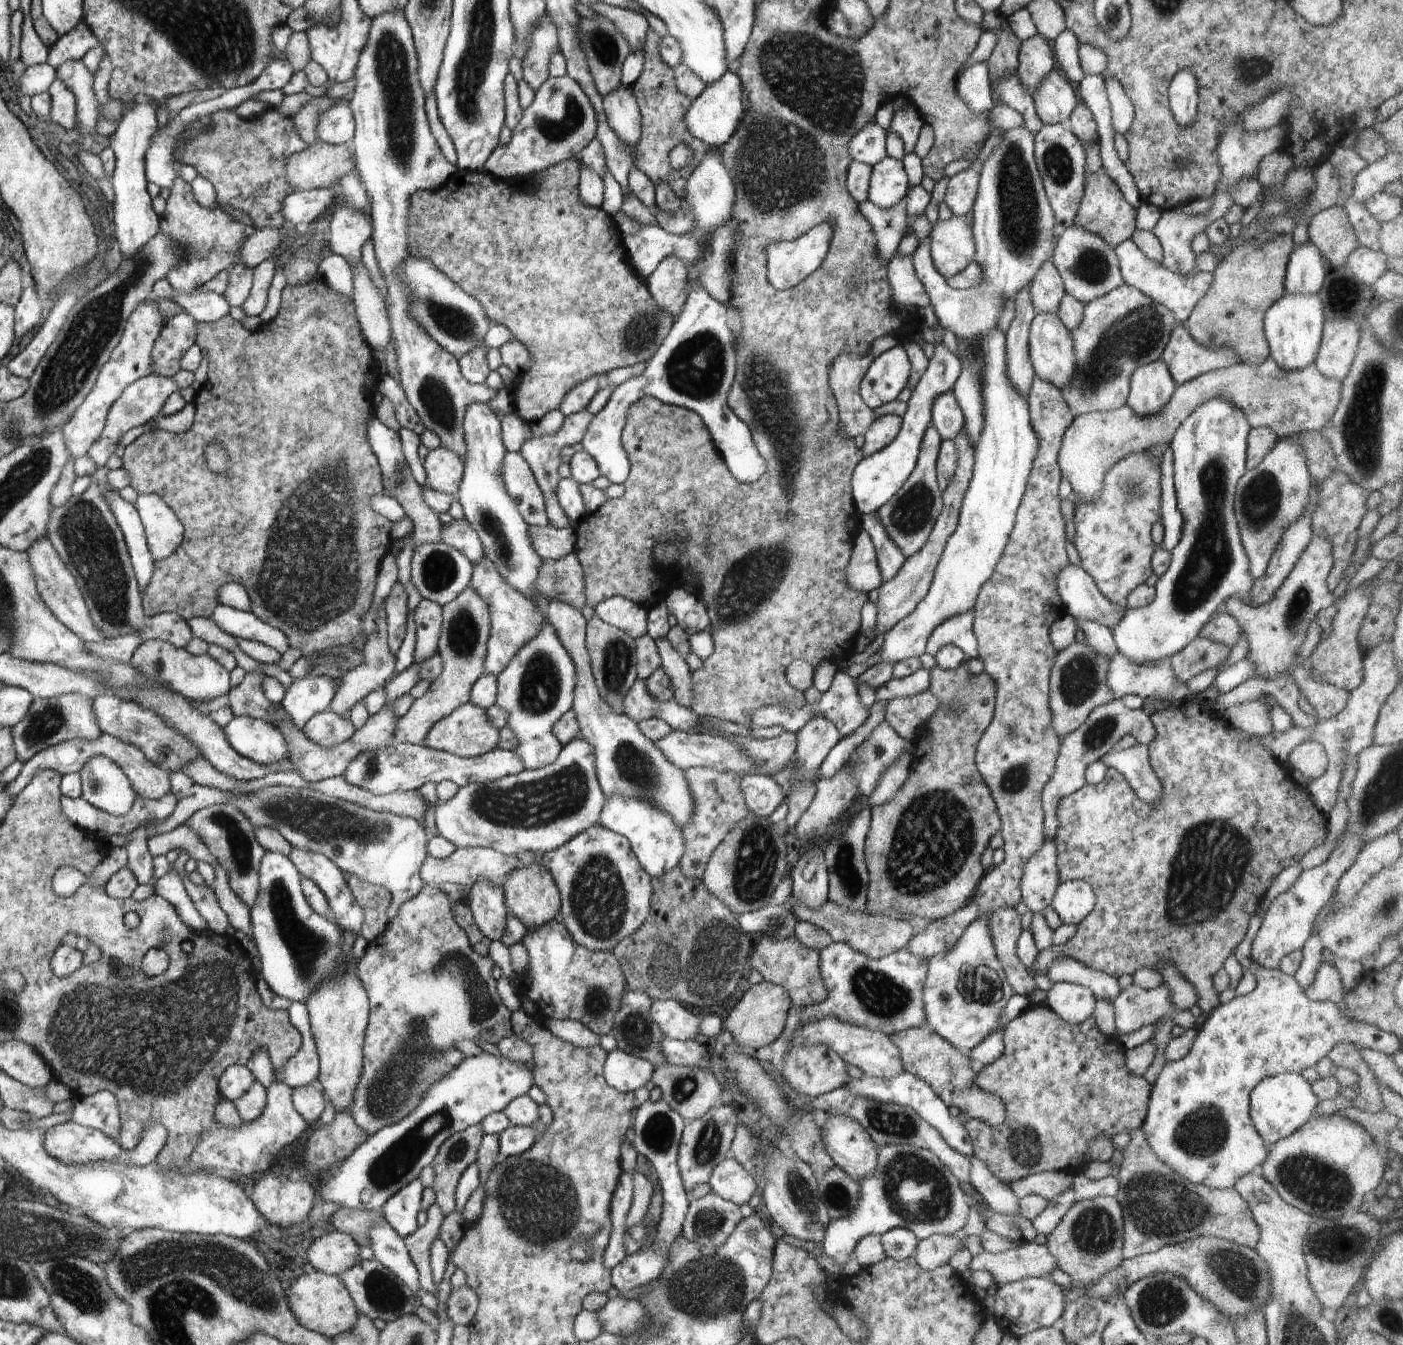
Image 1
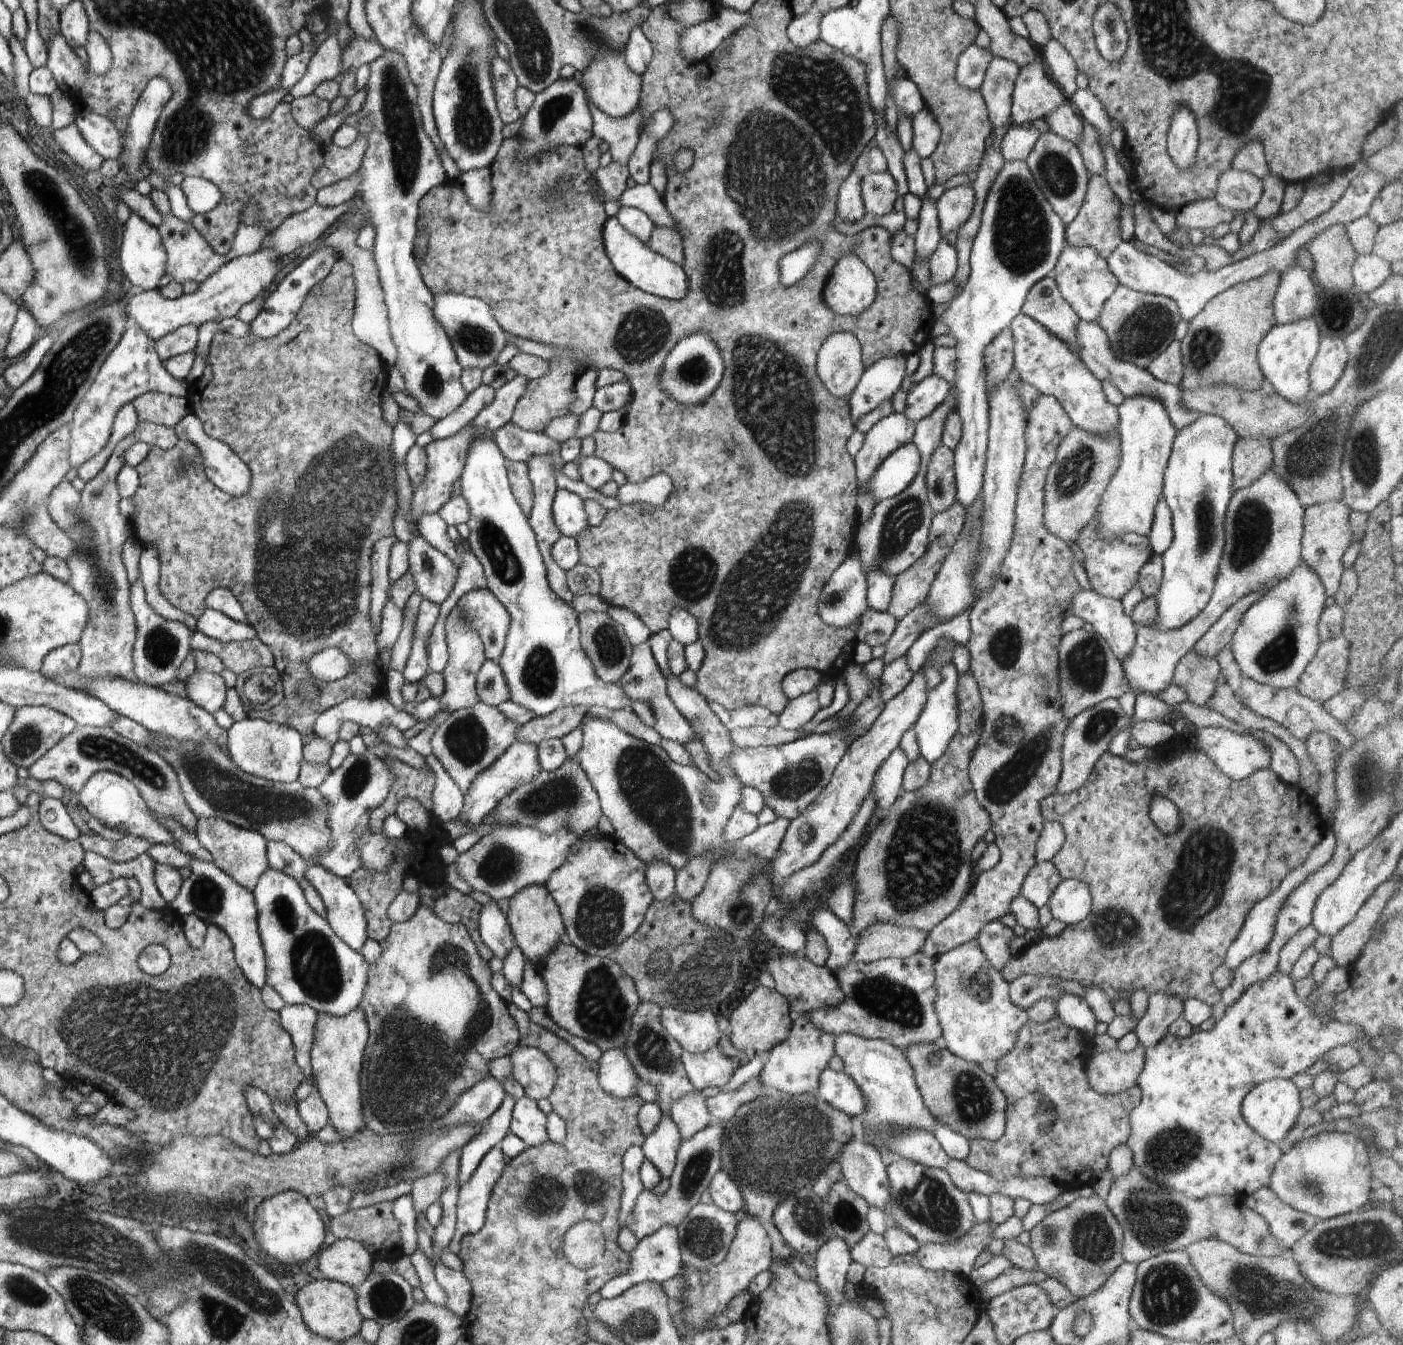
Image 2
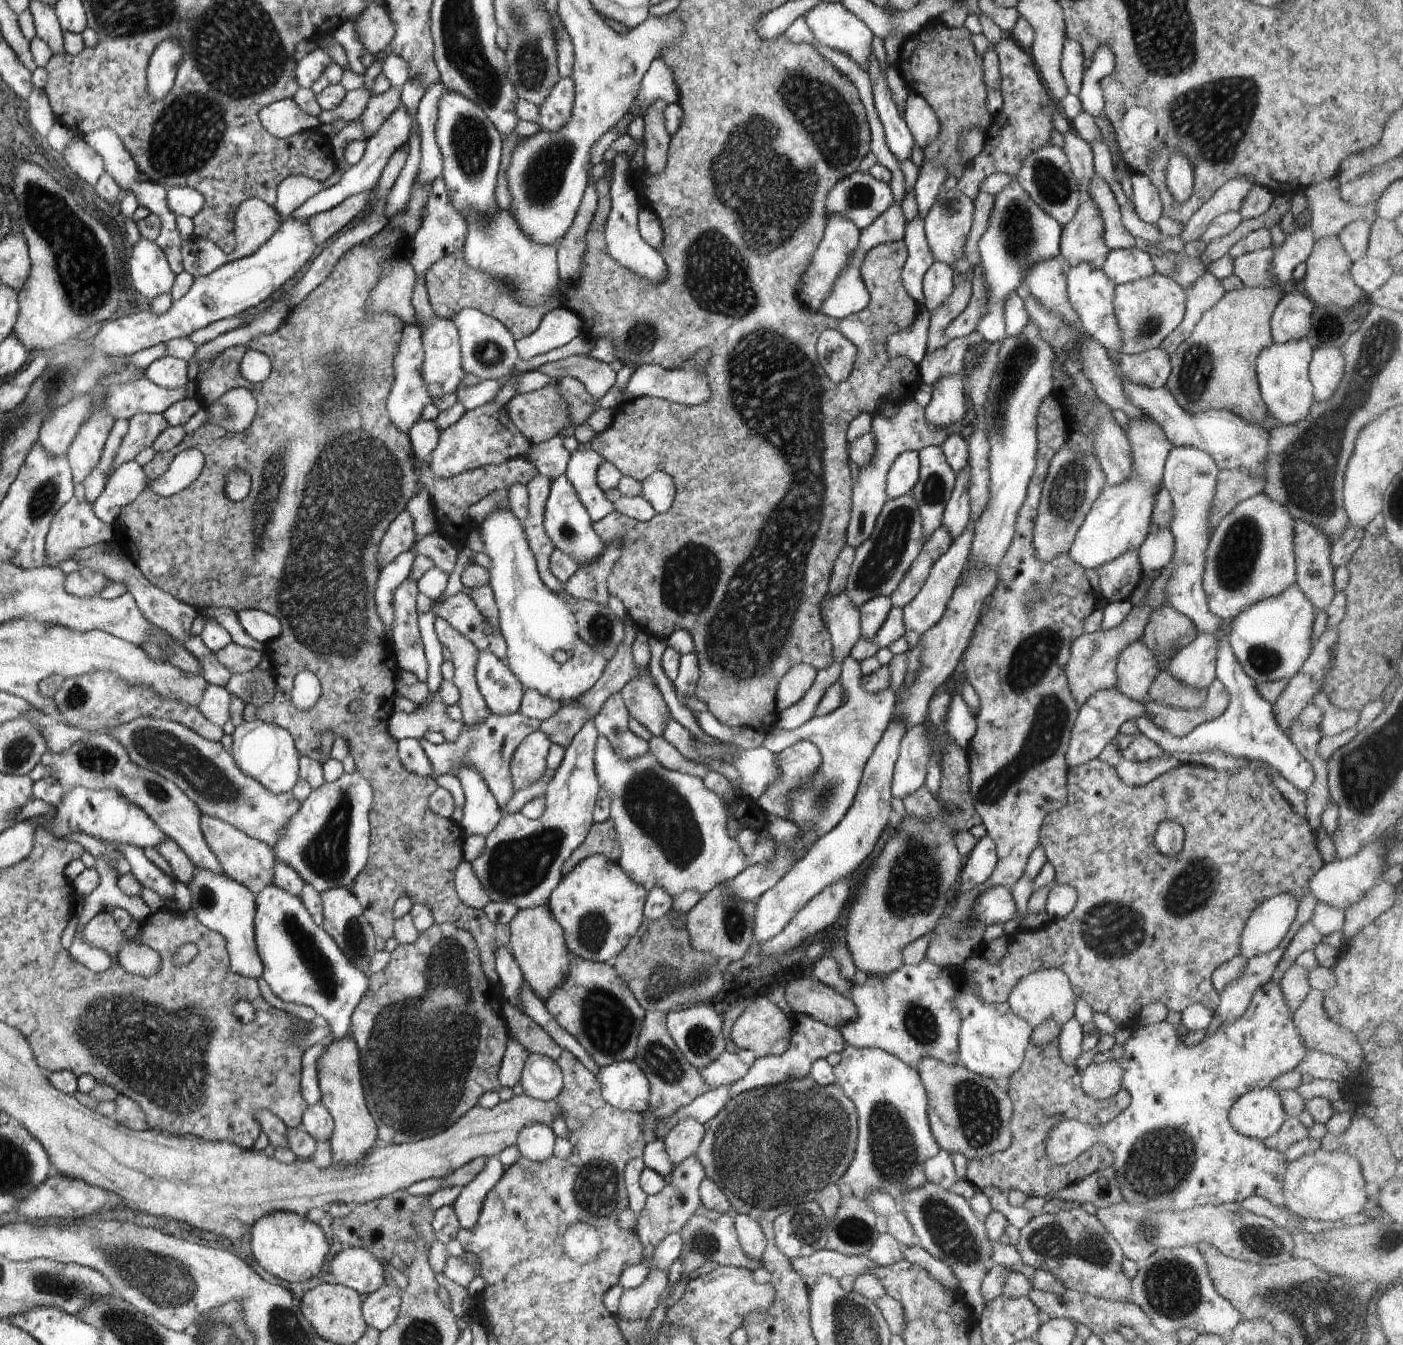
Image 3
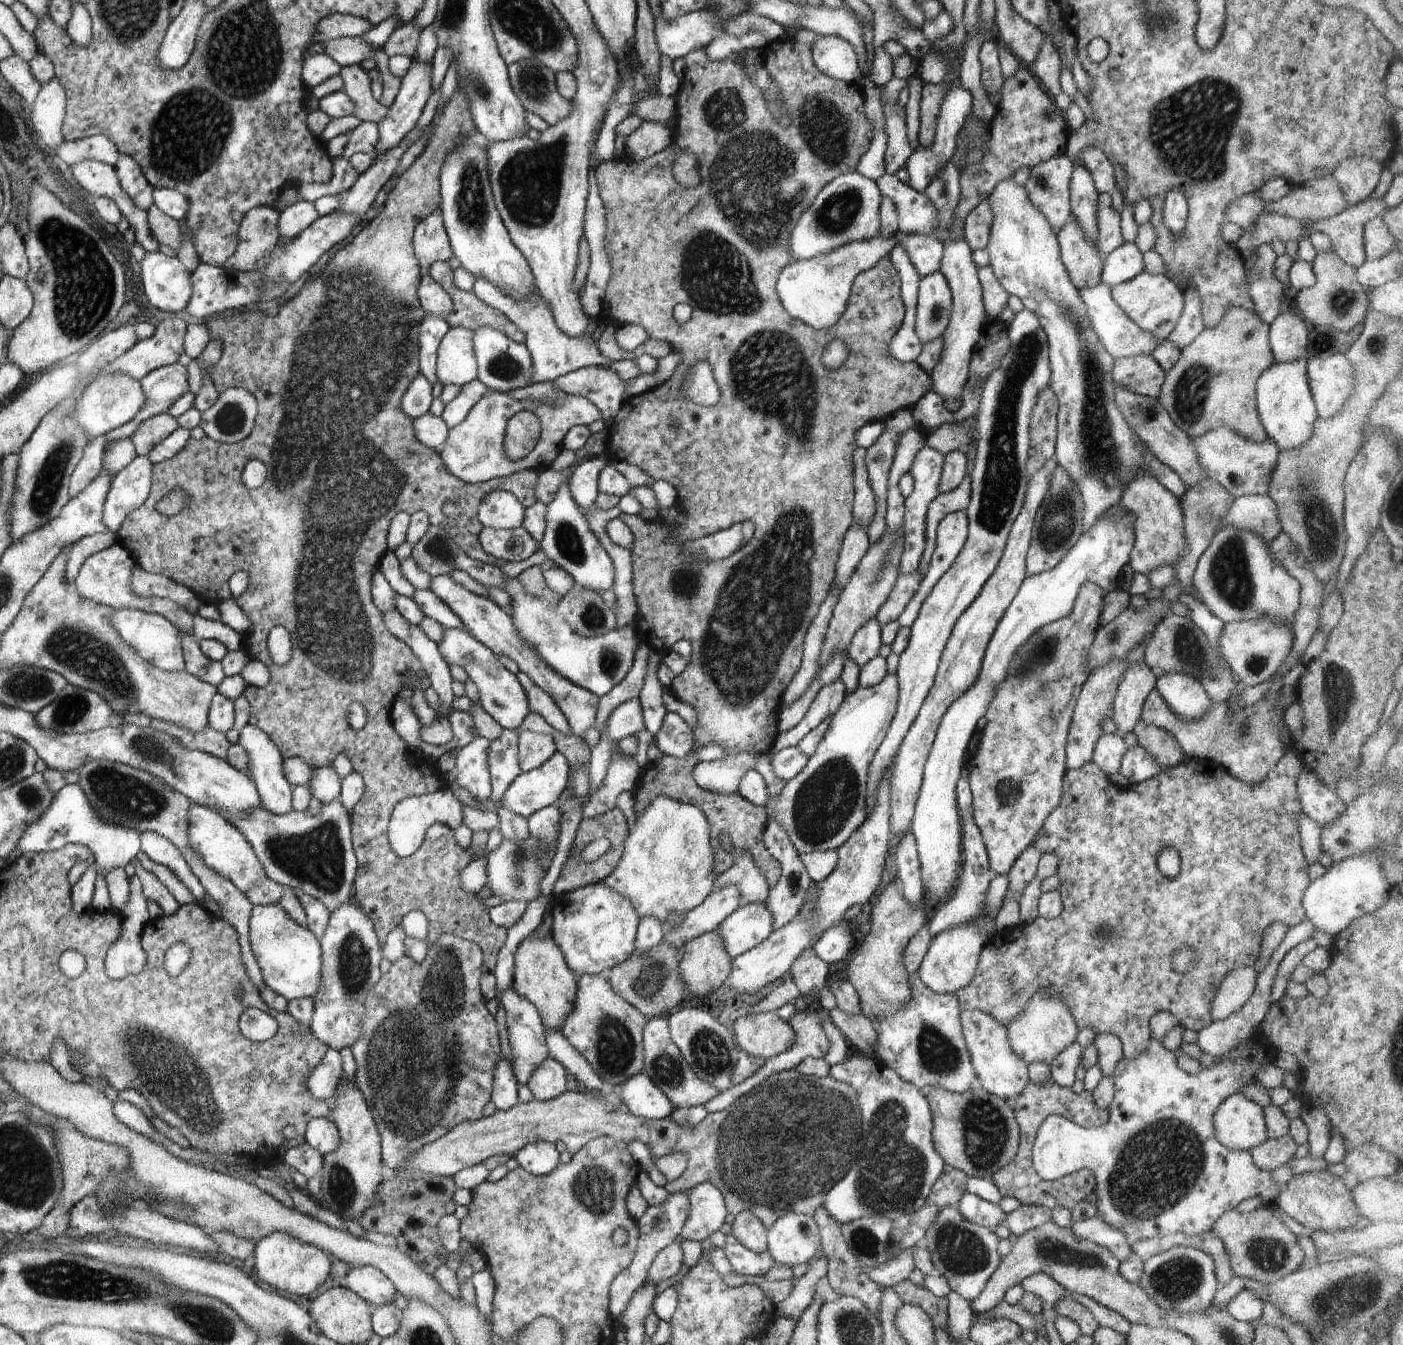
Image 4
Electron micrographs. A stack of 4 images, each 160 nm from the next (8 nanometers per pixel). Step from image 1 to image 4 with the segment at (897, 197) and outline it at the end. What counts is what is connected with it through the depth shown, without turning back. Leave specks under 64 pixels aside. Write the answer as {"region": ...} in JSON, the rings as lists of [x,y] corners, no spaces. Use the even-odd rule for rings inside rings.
{"region":[[[847,173],[840,175],[829,184],[826,184],[816,200],[802,212],[800,220],[796,222],[788,246],[792,261],[810,260],[820,257],[820,254],[828,254],[848,242],[854,240],[872,240],[880,236],[880,206],[882,192],[876,182],[862,176],[862,174]]]}

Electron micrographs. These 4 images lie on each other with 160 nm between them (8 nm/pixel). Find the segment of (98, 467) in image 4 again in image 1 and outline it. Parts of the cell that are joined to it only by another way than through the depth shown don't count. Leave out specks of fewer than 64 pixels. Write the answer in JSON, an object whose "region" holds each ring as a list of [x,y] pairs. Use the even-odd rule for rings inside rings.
{"region":[[[147,299],[136,306],[135,312],[126,322],[122,338],[114,348],[106,365],[102,366],[94,388],[90,390],[90,394],[86,396],[82,405],[72,414],[70,420],[62,426],[61,432],[63,433],[64,442],[71,456],[75,459],[88,455],[90,446],[100,438],[106,423],[106,414],[108,414],[110,406],[126,390],[126,386],[134,384],[136,380],[140,380],[144,376],[154,375],[151,358],[153,345],[164,326],[166,326],[166,318],[160,314],[156,302]]]}

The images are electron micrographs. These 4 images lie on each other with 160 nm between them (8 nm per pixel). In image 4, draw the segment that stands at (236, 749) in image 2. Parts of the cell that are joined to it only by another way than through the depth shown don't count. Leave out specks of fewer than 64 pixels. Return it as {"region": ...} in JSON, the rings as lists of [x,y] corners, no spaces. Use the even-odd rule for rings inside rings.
{"region":[[[247,723],[240,732],[238,744],[242,746],[250,759],[249,771],[252,773],[253,782],[262,798],[262,806],[267,812],[277,816],[284,816],[293,811],[292,790],[293,787],[284,778],[284,756],[278,750],[278,746],[268,738],[268,734],[259,730],[256,726]]]}

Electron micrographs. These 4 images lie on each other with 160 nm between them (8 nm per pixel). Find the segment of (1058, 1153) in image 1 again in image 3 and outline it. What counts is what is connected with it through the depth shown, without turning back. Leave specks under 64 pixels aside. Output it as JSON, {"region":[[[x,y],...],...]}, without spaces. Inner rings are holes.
{"region":[[[1057,1039],[1044,1048],[1028,1043],[1023,1063],[1009,1081],[1007,1093],[1013,1104],[1010,1123],[1013,1143],[1004,1152],[969,1161],[966,1180],[981,1190],[1000,1188],[1006,1194],[1022,1191],[1027,1197],[1036,1195],[1048,1199],[1058,1191],[1113,1166],[1113,1155],[1102,1145],[1087,1150],[1067,1165],[1052,1165],[1045,1155],[1045,1138],[1050,1127],[1062,1119],[1100,1126],[1116,1118],[1129,1105],[1130,1096],[1124,1089],[1121,1088],[1117,1095],[1104,1100],[1088,1096],[1082,1090],[1081,1074],[1078,1074],[1074,1064],[1069,1065],[1060,1058]]]}

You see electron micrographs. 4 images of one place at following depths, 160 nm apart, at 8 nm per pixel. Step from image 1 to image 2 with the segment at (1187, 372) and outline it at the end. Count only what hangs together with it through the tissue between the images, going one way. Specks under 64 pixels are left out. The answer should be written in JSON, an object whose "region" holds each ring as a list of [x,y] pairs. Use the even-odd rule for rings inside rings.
{"region":[[[1174,339],[1166,350],[1162,351],[1145,368],[1156,380],[1179,386],[1183,377],[1181,341]]]}

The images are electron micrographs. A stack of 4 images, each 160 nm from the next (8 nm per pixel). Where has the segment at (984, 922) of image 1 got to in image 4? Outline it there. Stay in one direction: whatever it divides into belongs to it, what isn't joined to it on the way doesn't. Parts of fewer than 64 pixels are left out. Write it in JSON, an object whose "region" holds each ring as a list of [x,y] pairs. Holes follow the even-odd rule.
{"region":[[[962,1011],[962,1025],[966,1050],[970,1056],[970,1064],[976,1072],[977,1081],[990,1094],[1012,1103],[1028,1084],[1029,1074],[1028,1064],[1022,1058],[1018,1058],[1010,1046],[1008,1028],[990,1014],[981,1011]]]}

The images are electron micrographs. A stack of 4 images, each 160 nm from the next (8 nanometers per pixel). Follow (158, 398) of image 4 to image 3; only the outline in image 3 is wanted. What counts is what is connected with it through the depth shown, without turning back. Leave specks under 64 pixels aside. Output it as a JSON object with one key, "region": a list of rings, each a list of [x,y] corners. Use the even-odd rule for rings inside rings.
{"region":[[[170,355],[155,360],[145,370],[145,376],[150,382],[168,390],[179,389],[189,381],[187,377],[187,362]]]}

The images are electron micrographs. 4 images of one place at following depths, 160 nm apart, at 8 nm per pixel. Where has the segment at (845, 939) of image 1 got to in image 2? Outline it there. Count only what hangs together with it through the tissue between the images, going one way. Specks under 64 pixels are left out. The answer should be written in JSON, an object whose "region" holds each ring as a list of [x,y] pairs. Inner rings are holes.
{"region":[[[877,922],[856,937],[853,960],[870,964],[890,957],[905,959],[921,950],[927,936],[926,931]]]}

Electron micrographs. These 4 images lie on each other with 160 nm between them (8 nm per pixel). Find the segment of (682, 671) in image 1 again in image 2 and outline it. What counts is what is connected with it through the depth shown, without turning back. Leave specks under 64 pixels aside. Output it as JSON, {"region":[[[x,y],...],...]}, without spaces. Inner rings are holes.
{"region":[[[670,674],[669,677],[666,678],[666,684],[667,684],[668,696],[672,699],[672,702],[676,705],[676,708],[678,708],[678,710],[680,711],[681,717],[684,718],[684,720],[689,724],[690,727],[692,727],[692,730],[702,741],[704,749],[709,754],[709,765],[710,765],[709,767],[720,776],[720,780],[718,782],[713,781],[705,772],[702,772],[701,770],[695,769],[690,765],[678,764],[676,761],[670,758],[668,752],[664,752],[664,749],[660,745],[651,745],[639,741],[638,739],[635,739],[633,736],[626,734],[623,730],[620,730],[620,728],[618,728],[617,725],[615,725],[611,721],[592,719],[589,716],[588,712],[584,718],[584,720],[588,722],[586,722],[586,724],[584,724],[583,726],[583,731],[584,731],[583,743],[581,748],[577,752],[577,761],[580,763],[582,770],[586,773],[588,780],[590,780],[592,786],[594,787],[594,790],[596,790],[597,795],[599,796],[599,803],[603,815],[606,816],[608,820],[610,820],[611,825],[613,826],[614,838],[620,841],[627,849],[630,849],[631,853],[634,854],[636,858],[639,858],[647,867],[651,863],[654,863],[655,861],[665,862],[668,866],[671,866],[676,873],[685,868],[685,866],[688,864],[689,858],[694,858],[694,857],[712,856],[714,857],[714,860],[712,860],[712,864],[714,864],[716,860],[720,860],[720,858],[722,859],[730,858],[732,861],[740,861],[741,859],[745,859],[746,857],[753,856],[755,860],[758,859],[758,862],[759,861],[764,862],[773,859],[774,856],[776,856],[776,853],[778,852],[778,847],[780,846],[780,843],[784,838],[786,829],[788,828],[790,821],[778,817],[774,822],[768,823],[766,825],[761,825],[761,826],[759,825],[758,828],[756,828],[756,830],[752,832],[752,834],[747,834],[742,838],[738,838],[738,840],[730,842],[725,837],[725,826],[727,825],[727,822],[730,820],[733,810],[736,807],[740,806],[742,802],[741,792],[743,789],[742,781],[736,776],[736,773],[732,770],[732,768],[730,768],[730,765],[728,764],[728,760],[730,759],[730,756],[734,749],[734,744],[731,741],[729,730],[722,724],[722,722],[720,722],[720,719],[717,717],[717,714],[708,706],[705,696],[702,696],[695,688],[691,689],[688,688],[687,686],[684,686],[684,683],[680,680],[680,678],[672,674]]]}

